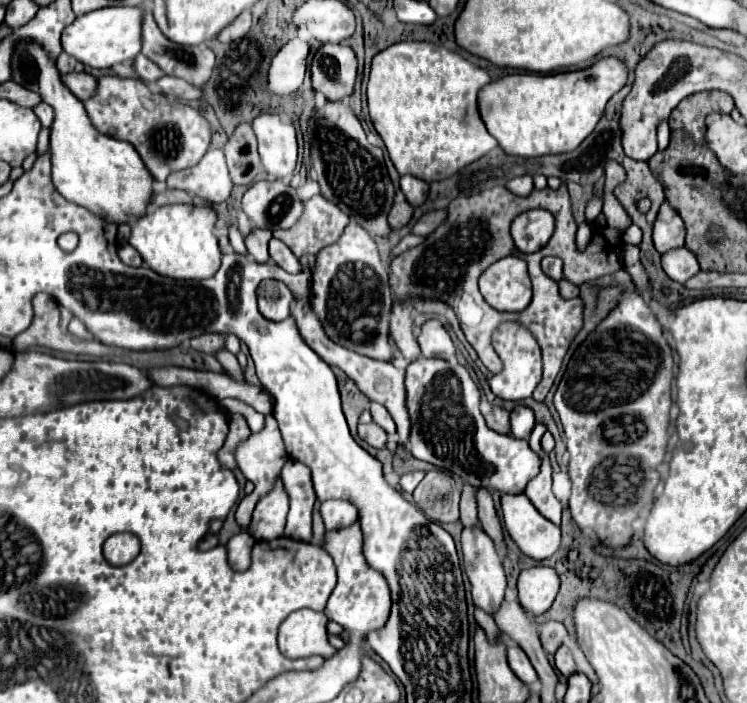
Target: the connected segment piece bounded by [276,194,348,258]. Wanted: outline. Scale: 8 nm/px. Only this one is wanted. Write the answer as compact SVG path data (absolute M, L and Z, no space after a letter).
M322 194L304 202L304 214L288 230L278 230L276 238L282 240L296 258L304 256L306 250L322 250L334 244L348 224L348 216L330 204Z

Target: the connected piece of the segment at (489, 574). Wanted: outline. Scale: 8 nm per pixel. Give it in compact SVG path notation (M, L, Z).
M480 526L478 528L464 528L460 544L462 544L464 570L466 570L468 580L472 584L474 604L492 616L498 610L500 602L504 600L504 590L506 590L506 576L504 576L504 568L502 568L502 558L494 548L492 538Z

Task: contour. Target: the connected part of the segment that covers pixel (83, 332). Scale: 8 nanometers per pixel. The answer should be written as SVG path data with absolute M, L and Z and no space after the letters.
M74 318L72 322L70 322L70 326L68 326L68 330L70 330L70 334L74 334L74 336L78 336L80 340L90 340L92 338L92 334L86 330L86 326L78 320L78 318Z

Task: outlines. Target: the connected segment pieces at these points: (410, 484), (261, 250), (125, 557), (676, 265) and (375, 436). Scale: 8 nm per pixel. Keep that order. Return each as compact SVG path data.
M408 472L408 474L404 474L404 476L400 478L400 486L402 486L404 492L412 494L414 488L420 484L422 478L424 478L424 472Z
M254 228L248 236L246 236L246 248L248 254L256 260L256 262L268 262L268 242L272 238L272 232Z
M130 532L112 534L104 542L104 558L114 566L124 566L140 554L140 540Z
M684 246L672 248L672 252L662 254L662 268L672 280L680 284L684 284L690 276L694 276L700 270L696 256Z
M374 422L358 424L358 436L374 448L384 448L386 446L386 432L382 432L382 428Z

